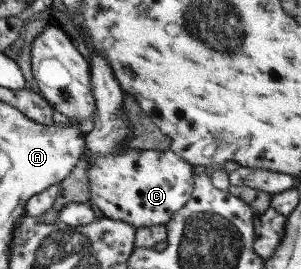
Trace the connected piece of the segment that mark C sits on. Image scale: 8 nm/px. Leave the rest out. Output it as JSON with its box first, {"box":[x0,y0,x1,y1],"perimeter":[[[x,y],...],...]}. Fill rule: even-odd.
{"box":[83,50,193,229],"perimeter":[[[85,50],[90,70],[90,85],[94,99],[95,120],[85,131],[83,157],[88,163],[89,203],[98,207],[104,218],[122,221],[134,229],[147,225],[165,225],[175,211],[178,211],[193,190],[192,165],[186,163],[169,149],[158,152],[146,148],[137,150],[123,146],[125,137],[131,131],[131,123],[122,116],[124,93],[114,79],[108,63],[102,55]]]}

